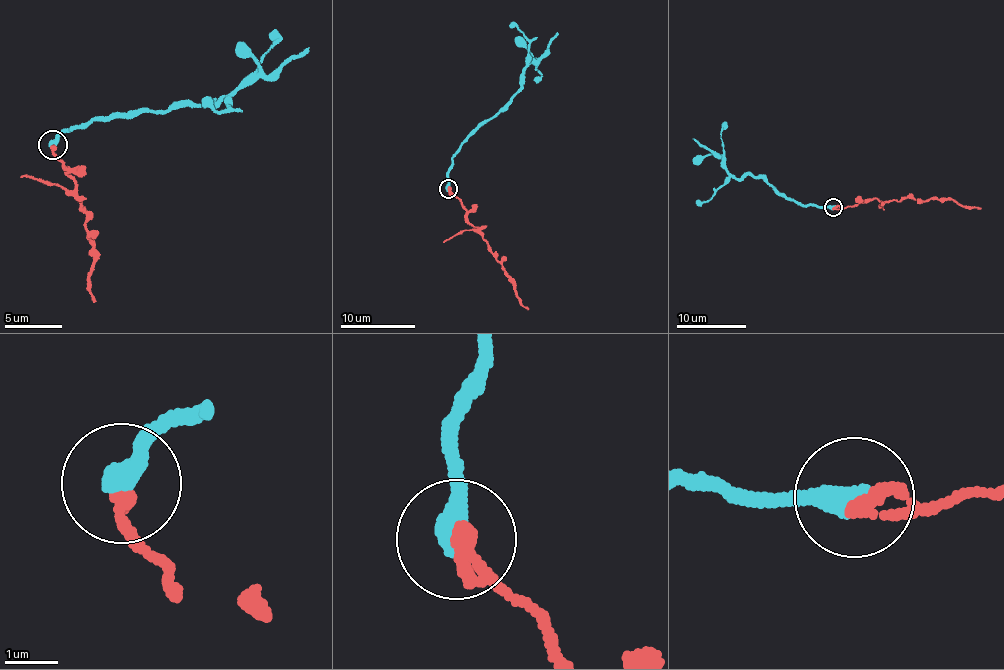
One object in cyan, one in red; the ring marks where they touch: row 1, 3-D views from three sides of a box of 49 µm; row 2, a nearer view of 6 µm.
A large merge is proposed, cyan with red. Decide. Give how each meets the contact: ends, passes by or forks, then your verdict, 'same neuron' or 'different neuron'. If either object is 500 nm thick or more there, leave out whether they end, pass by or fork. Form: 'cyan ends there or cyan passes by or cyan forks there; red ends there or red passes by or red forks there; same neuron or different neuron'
cyan ends there; red ends there; different neuron

